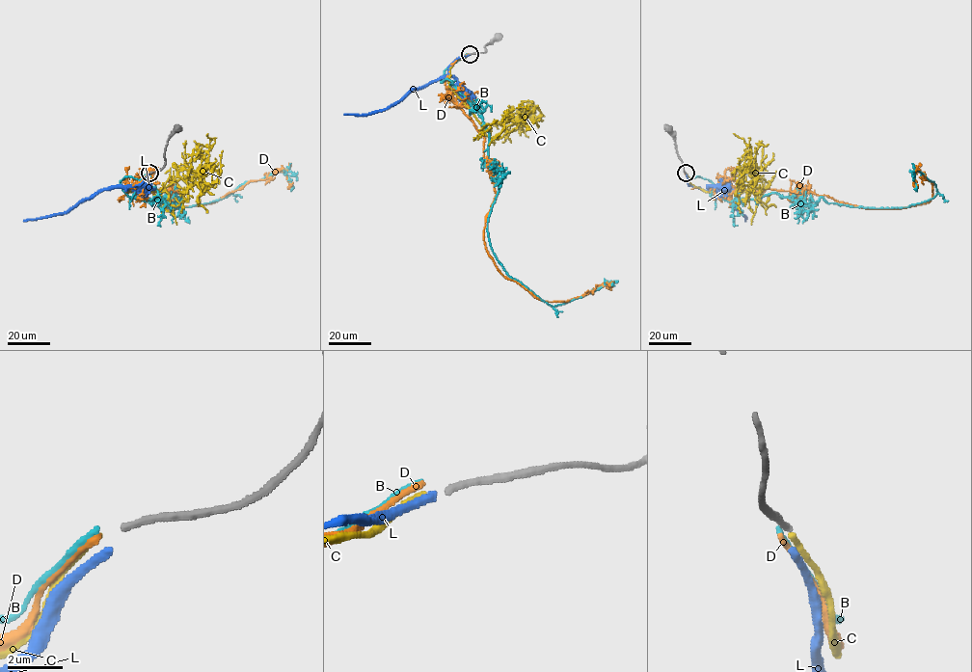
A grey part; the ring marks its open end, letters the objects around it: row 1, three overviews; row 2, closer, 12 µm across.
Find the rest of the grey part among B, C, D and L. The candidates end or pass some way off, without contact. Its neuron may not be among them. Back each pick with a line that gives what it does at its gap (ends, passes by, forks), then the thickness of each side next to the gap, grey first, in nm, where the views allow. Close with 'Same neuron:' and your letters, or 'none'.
C: it ends | 240/240 nm
Same neuron: C

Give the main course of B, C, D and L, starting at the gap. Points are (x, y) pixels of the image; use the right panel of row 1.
B: (685, 173), (727, 201), (776, 193), (889, 207), (937, 194), (918, 171), (916, 191)
C: (686, 173), (708, 192), (759, 192), (769, 183), (747, 166), (751, 158), (760, 172), (768, 165), (758, 141)
D: (685, 173), (706, 191), (722, 186), (809, 192), (866, 208), (927, 202), (932, 184), (915, 170), (913, 182)
L: (686, 174), (688, 184), (706, 191), (714, 187), (745, 221)

